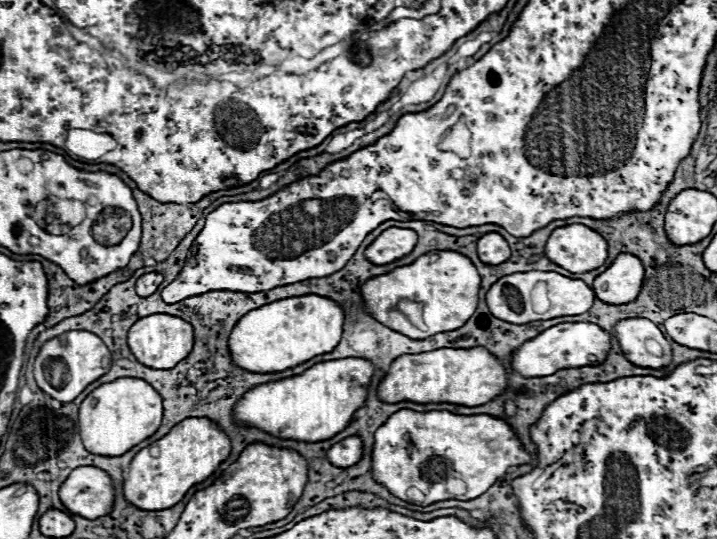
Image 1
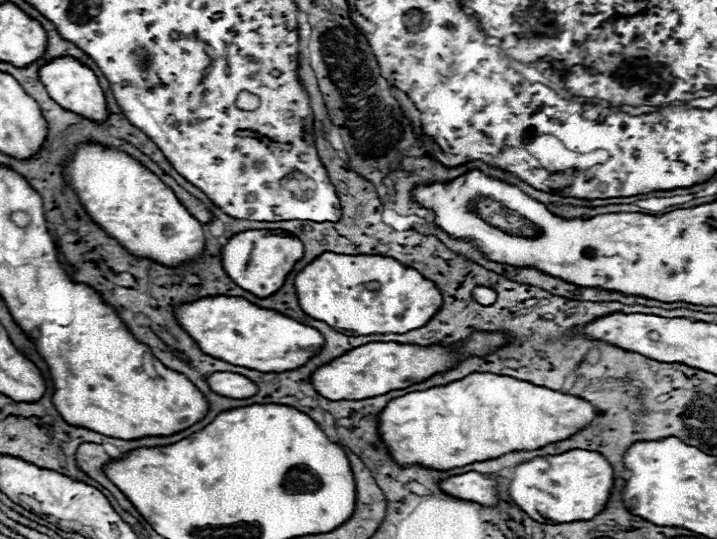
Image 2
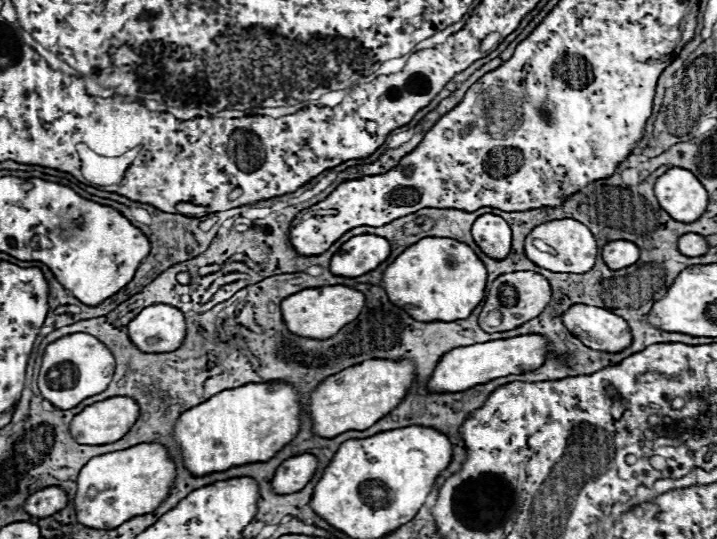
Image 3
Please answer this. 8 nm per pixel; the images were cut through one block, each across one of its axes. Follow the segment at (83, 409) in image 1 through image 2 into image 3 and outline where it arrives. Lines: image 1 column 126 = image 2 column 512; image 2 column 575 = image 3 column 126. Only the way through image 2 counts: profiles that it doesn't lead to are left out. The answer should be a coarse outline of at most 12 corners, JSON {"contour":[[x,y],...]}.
{"contour":[[112,396],[74,416],[78,444],[112,444],[138,420],[140,406]]}

